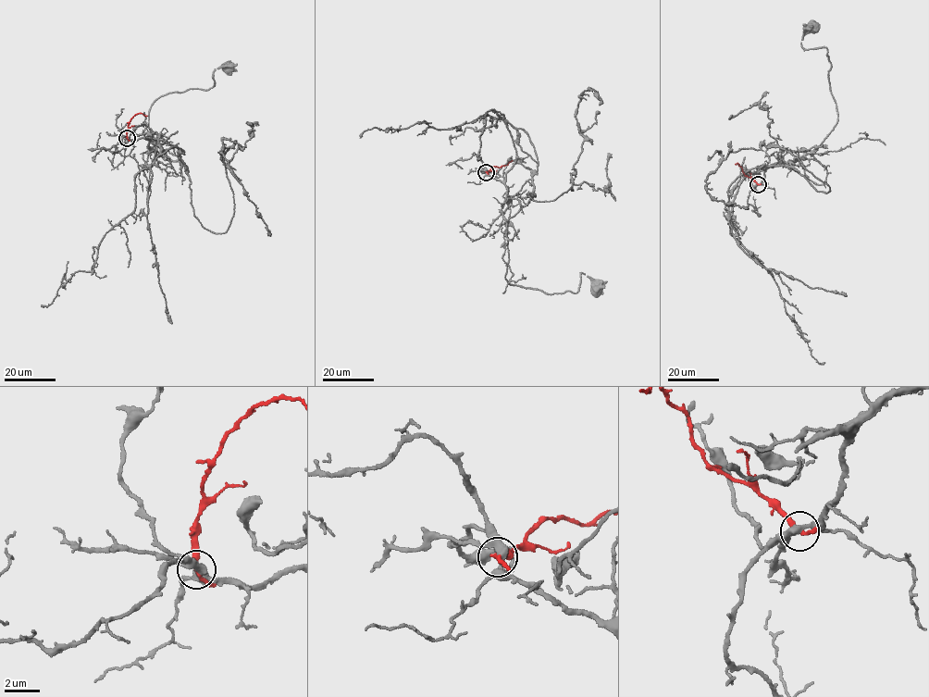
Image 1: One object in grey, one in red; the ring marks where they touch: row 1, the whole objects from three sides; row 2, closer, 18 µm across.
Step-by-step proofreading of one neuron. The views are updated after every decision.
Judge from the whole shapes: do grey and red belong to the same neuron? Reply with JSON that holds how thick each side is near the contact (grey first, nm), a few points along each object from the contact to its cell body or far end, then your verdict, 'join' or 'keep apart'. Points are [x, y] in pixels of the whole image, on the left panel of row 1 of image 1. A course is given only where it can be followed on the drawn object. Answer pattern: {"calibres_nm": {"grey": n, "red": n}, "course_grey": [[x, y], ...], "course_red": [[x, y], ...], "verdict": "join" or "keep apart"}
{"calibres_nm": {"grey": 340, "red": 280}, "course_grey": [[127, 138], [148, 138], [148, 148], [154, 152], [148, 113], [156, 100], [212, 88], [215, 68], [227, 68]], "course_red": [[127, 138], [129, 124], [133, 116], [141, 113], [147, 116]], "verdict": "keep apart"}

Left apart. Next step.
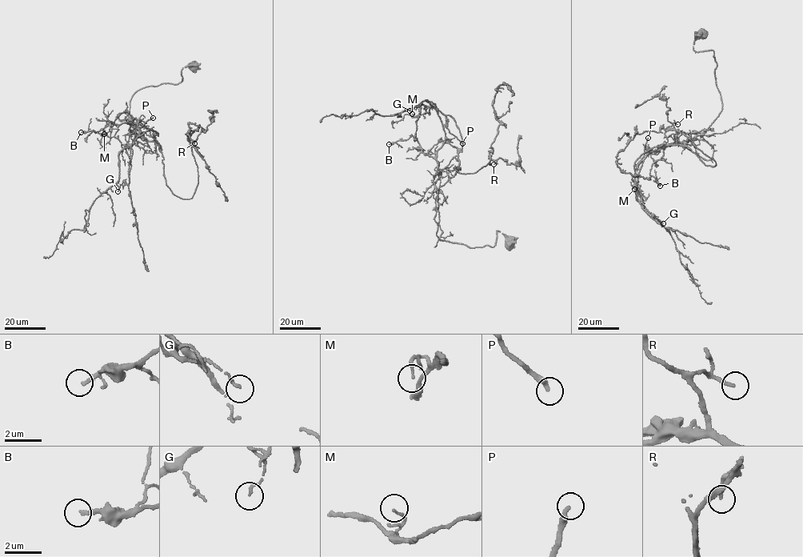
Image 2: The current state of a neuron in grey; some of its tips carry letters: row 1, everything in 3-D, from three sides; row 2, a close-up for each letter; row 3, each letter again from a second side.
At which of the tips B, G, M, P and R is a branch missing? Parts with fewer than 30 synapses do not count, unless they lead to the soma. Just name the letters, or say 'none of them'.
B, P

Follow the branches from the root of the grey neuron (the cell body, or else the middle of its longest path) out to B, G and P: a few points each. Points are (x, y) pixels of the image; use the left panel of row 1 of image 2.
B: (192, 66), (183, 67), (180, 82), (133, 94), (135, 133), (129, 122), (111, 122), (81, 132)
G: (192, 66), (180, 82), (132, 97), (135, 133), (129, 129), (137, 126), (118, 157), (117, 191)
P: (192, 66), (180, 82), (133, 94), (129, 130), (158, 135), (139, 135), (153, 118)

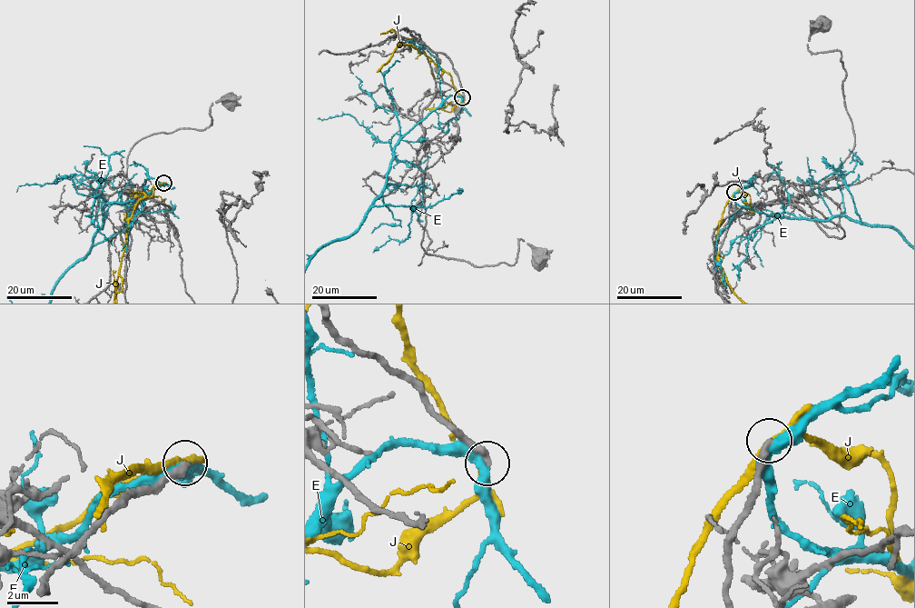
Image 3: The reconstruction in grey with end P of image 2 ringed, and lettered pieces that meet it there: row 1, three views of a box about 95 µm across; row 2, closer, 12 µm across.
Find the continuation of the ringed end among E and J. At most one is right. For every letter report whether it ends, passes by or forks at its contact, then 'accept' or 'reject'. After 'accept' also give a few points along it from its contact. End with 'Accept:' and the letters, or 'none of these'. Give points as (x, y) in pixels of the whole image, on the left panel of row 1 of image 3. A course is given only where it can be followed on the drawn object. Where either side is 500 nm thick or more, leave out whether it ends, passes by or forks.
E: it passes by; reject
J: it passes by; reject
Accept: none of these

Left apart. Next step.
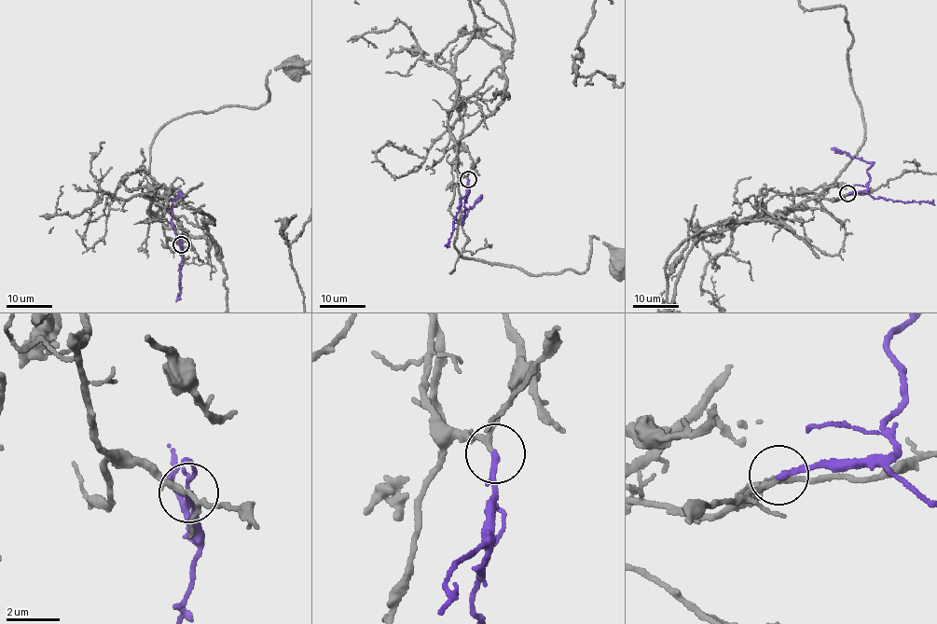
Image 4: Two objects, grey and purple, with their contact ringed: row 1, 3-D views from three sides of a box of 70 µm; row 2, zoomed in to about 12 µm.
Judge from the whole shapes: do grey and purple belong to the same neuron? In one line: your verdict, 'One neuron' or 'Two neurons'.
One neuron

